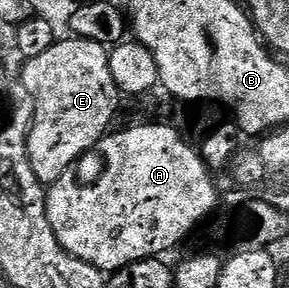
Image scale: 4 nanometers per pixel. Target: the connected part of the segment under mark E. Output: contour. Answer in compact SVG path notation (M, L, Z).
M58 39L57 43L51 46L51 50L43 50L39 58L25 60L19 73L19 80L25 83L24 91L32 96L34 102L33 125L28 136L30 164L45 186L66 175L72 169L69 167L84 152L89 152L92 148L94 151L100 145L114 127L112 124L117 116L117 103L123 100L123 93L117 87L112 74L110 49L95 41L68 39Z

